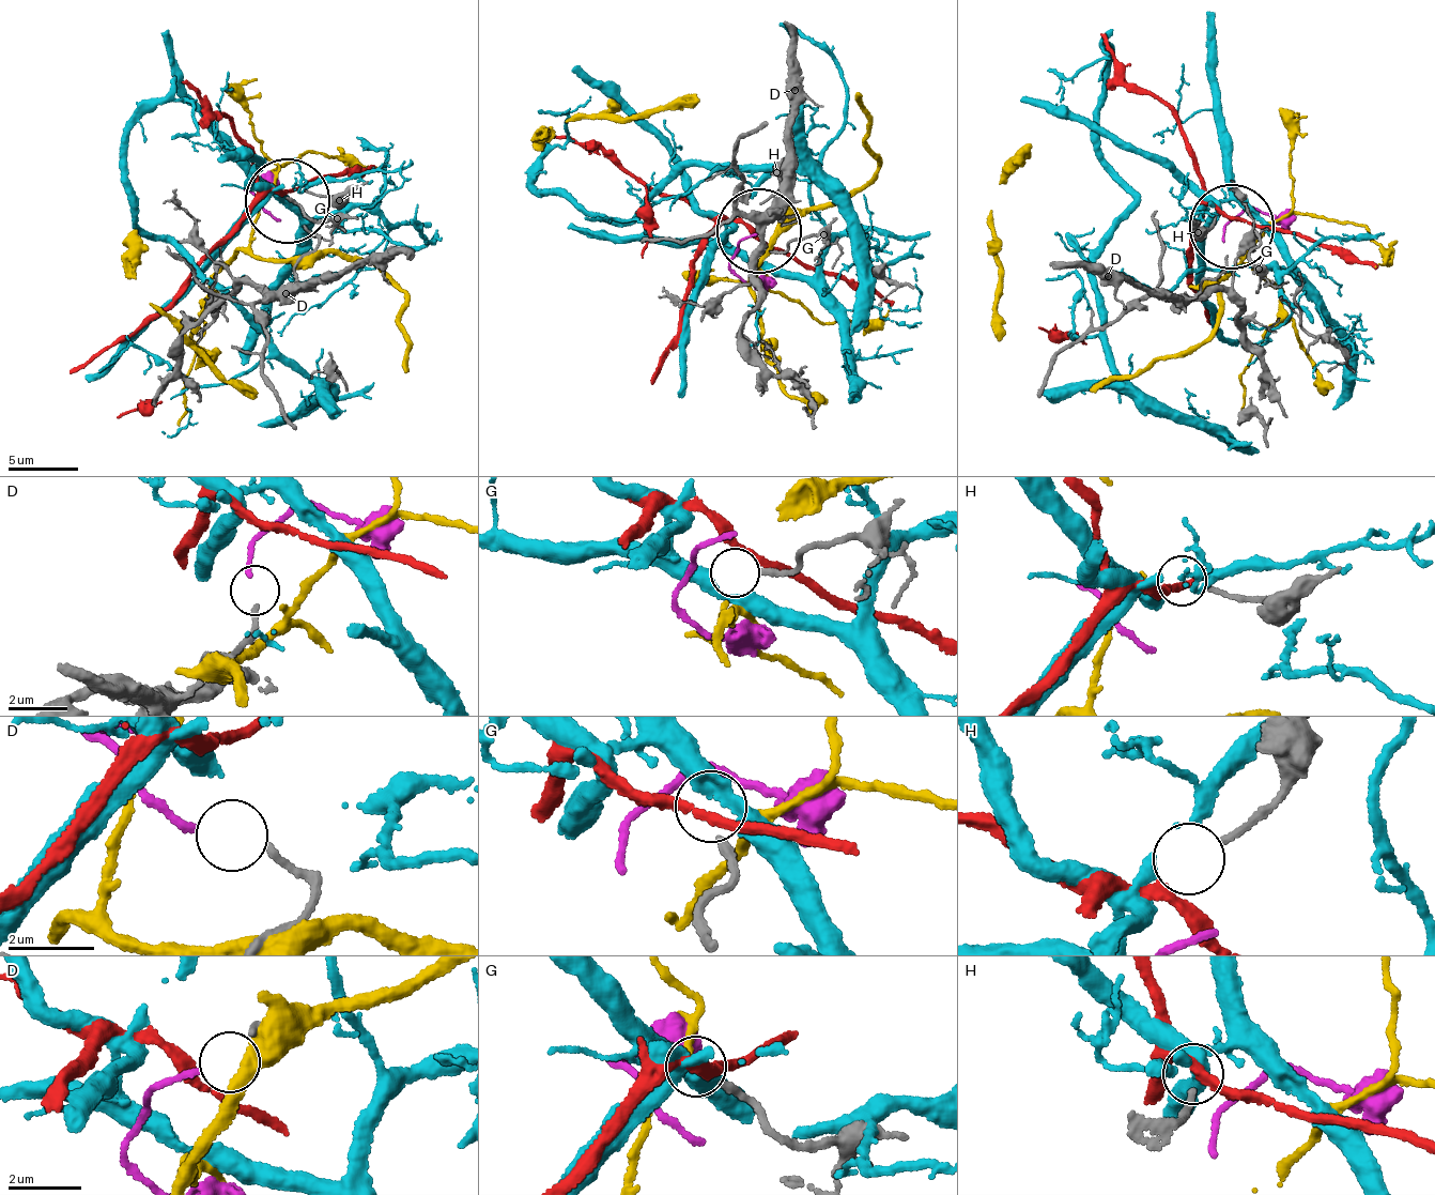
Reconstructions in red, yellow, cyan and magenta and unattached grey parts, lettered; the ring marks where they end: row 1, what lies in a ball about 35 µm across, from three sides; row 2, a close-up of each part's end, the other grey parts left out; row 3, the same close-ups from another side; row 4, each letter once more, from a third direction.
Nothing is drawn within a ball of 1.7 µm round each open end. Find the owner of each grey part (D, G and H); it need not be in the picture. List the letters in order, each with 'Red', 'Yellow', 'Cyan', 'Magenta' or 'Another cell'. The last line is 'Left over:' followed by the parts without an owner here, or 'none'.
D: Magenta
G: Another cell
H: Red
Left over: G

